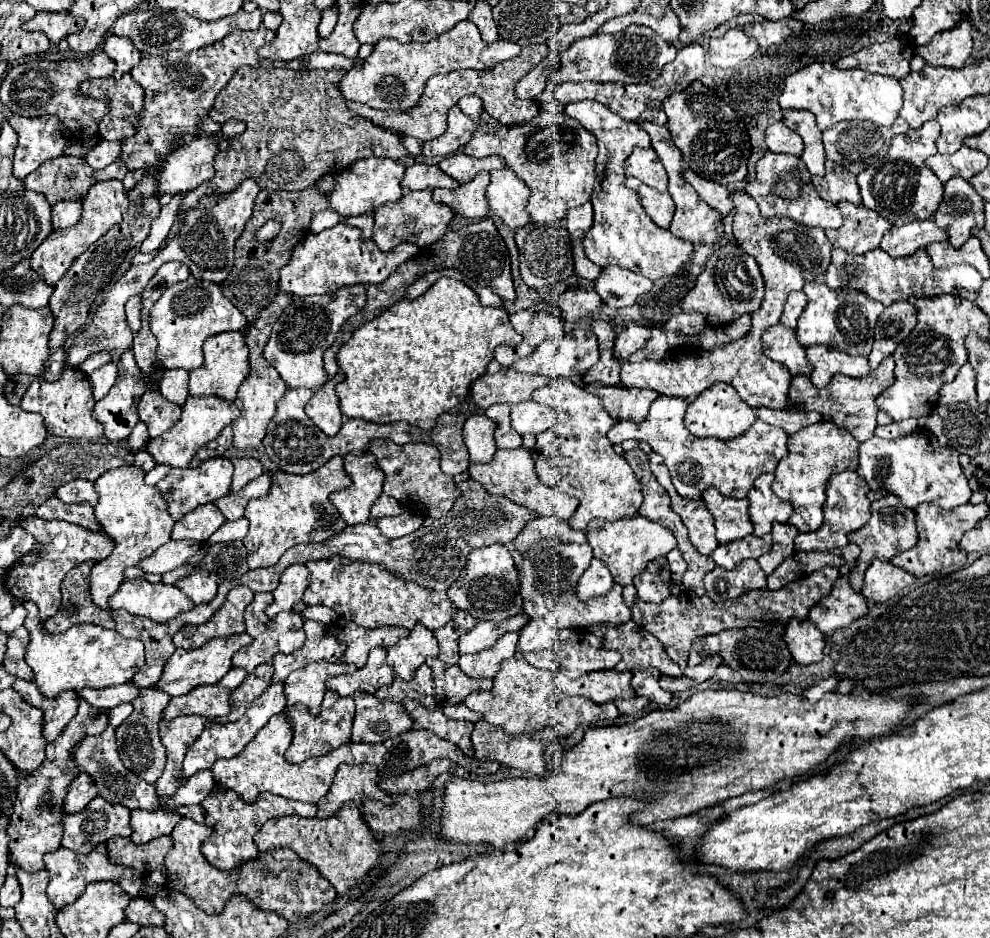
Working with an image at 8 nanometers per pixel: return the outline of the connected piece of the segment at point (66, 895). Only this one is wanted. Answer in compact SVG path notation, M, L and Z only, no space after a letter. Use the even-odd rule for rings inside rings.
M98 844L98 848L94 848L90 854L76 854L76 852L68 852L66 848L60 848L56 852L46 854L46 868L50 872L50 882L56 882L56 890L54 894L58 896L50 896L50 900L58 906L64 908L66 904L72 904L74 900L78 900L78 896L82 896L86 884L94 882L94 880L118 880L120 888L130 894L130 896L138 896L138 890L144 882L142 874L134 868L126 868L126 866L118 866L112 864L108 860L108 852L106 852L106 844ZM72 854L72 856L70 856Z

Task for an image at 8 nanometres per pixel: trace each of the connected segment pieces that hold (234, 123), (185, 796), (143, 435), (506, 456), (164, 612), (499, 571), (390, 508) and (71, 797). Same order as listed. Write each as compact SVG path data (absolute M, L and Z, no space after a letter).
M226 120L224 126L222 126L222 134L228 136L228 138L234 138L238 134L242 134L246 130L246 124L240 120Z
M210 768L200 770L186 784L180 786L176 796L172 796L170 800L162 800L162 806L176 808L178 804L200 804L206 798L206 794L212 792L212 788L214 788L212 770Z
M139 421L138 424L136 424L136 428L132 430L132 434L128 436L128 444L130 444L132 450L138 450L138 448L146 446L146 442L148 442L148 430L146 424L142 424L142 422Z
M514 448L514 450L496 450L494 458L486 464L476 464L476 462L470 462L470 468L468 468L470 476L474 480L478 480L490 494L496 494L496 496L504 496L520 506L526 506L530 508L532 512L538 512L538 516L558 516L558 518L564 518L568 520L576 508L578 508L578 500L574 500L572 496L568 494L562 494L554 488L546 488L538 476L534 474L534 460L530 456L530 452L526 448Z
M136 578L120 584L116 594L110 598L110 608L124 608L130 614L150 616L152 620L166 622L178 612L188 612L190 608L194 608L194 602L176 586L162 582L152 584L144 578Z
M494 544L472 550L472 554L468 556L466 570L462 570L460 578L448 588L448 596L452 604L456 604L456 608L470 612L476 620L504 620L522 612L518 584L518 572L510 552L502 544Z
M380 494L380 498L374 502L372 506L372 522L378 518L378 516L396 516L398 514L398 502L386 494Z
M80 772L78 780L74 780L74 784L70 784L70 792L66 796L66 812L70 812L70 814L80 812L96 796L98 796L98 788L96 788L94 780L86 772Z

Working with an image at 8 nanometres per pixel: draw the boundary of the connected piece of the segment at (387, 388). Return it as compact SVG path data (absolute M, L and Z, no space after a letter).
M440 278L416 300L396 302L372 322L356 330L336 356L338 366L346 374L344 382L334 388L340 398L342 414L374 424L404 420L422 430L430 430L442 412L458 406L470 394L470 384L486 372L498 344L518 344L522 340L508 318L510 314L504 308L482 306L478 294L454 278Z

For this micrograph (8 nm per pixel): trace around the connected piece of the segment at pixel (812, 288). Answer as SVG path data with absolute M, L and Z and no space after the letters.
M808 280L804 284L804 292L808 296L808 306L798 320L798 342L802 346L824 344L838 348L852 356L868 356L874 342L874 326L884 310L882 304L870 300L864 292L858 290L832 290L824 282Z

